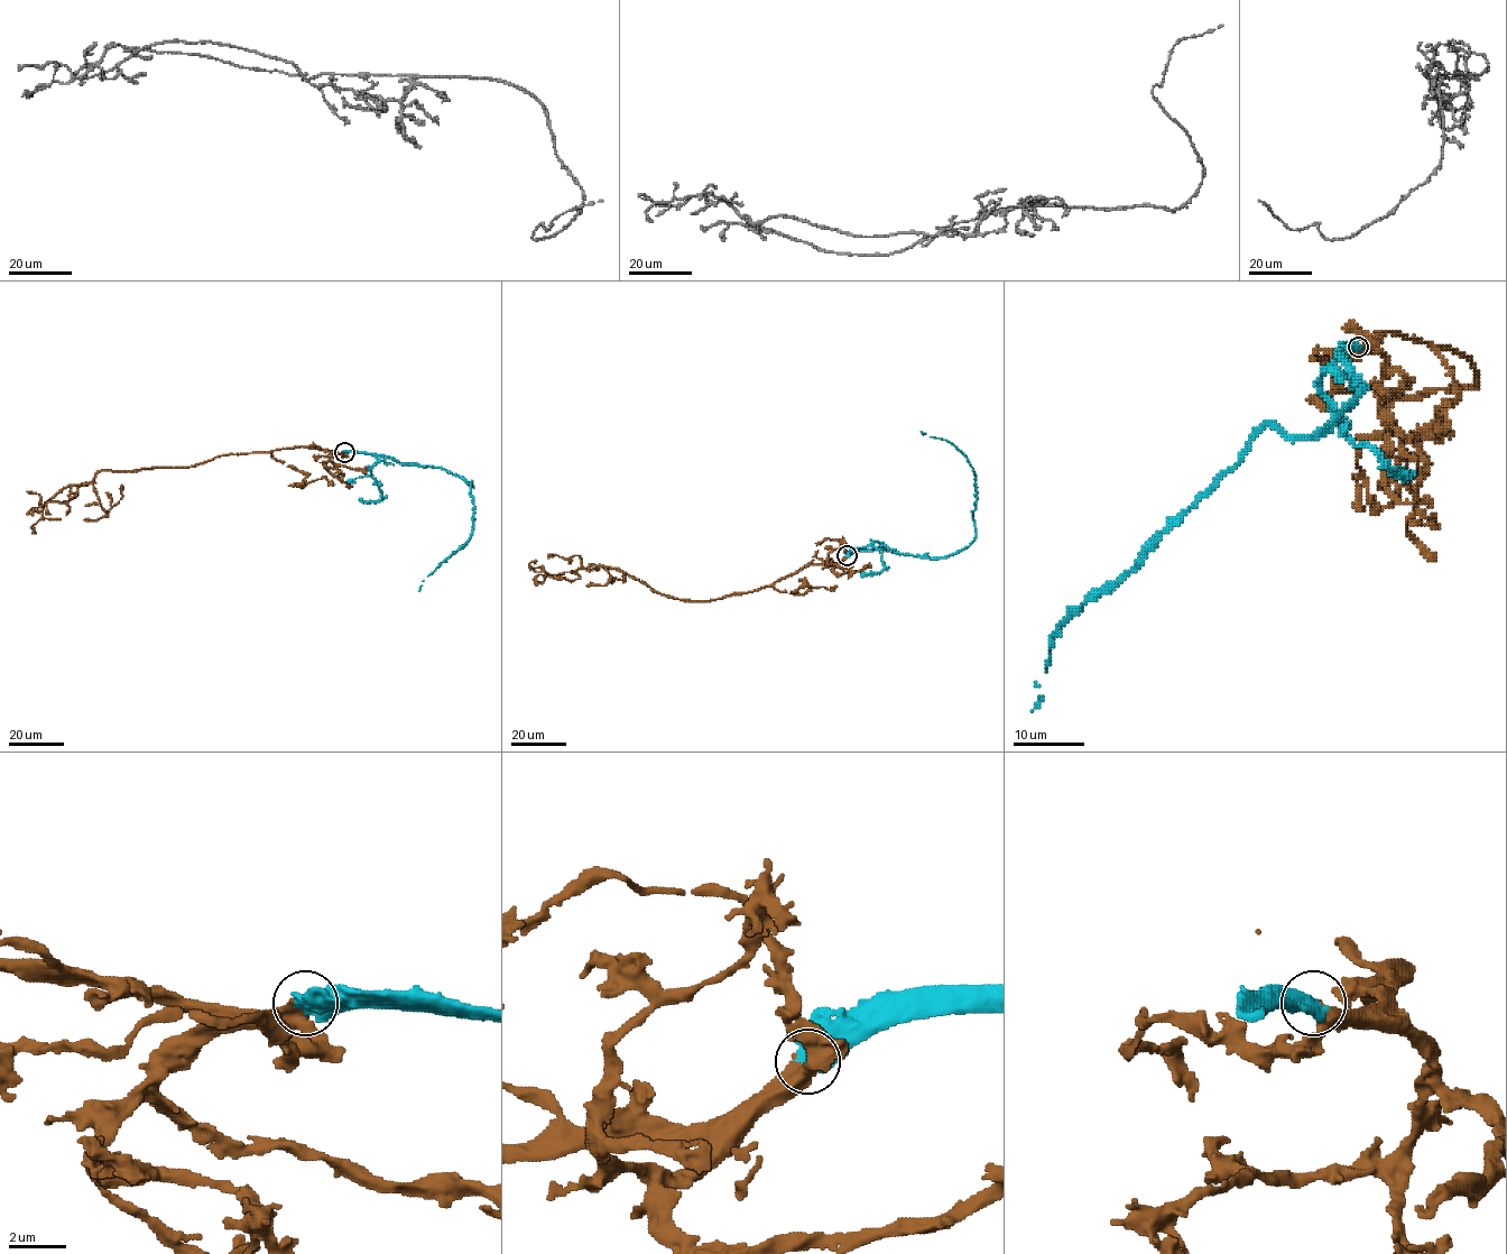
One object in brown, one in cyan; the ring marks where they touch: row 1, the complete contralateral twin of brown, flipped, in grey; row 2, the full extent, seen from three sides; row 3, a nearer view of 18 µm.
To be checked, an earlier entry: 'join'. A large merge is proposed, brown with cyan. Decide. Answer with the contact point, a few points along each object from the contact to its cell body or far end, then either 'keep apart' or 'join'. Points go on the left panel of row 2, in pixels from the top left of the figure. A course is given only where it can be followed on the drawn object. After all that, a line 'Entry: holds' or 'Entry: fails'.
(344, 452) | brown via (344, 452), (294, 446), (224, 454), (191, 466), (100, 471), (89, 482), (63, 487), (43, 509), (34, 533) | cyan via (344, 452), (382, 454), (399, 462), (441, 467), (473, 486), (472, 481), (472, 535), (423, 581), (418, 591) | join
Entry: holds

